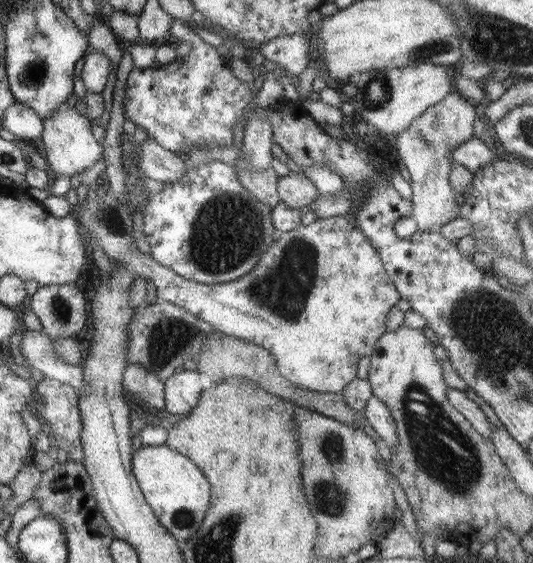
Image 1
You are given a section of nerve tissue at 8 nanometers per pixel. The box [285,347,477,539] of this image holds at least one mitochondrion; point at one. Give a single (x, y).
(329, 498)

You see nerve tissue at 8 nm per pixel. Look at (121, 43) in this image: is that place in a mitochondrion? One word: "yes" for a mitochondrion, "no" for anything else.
no

